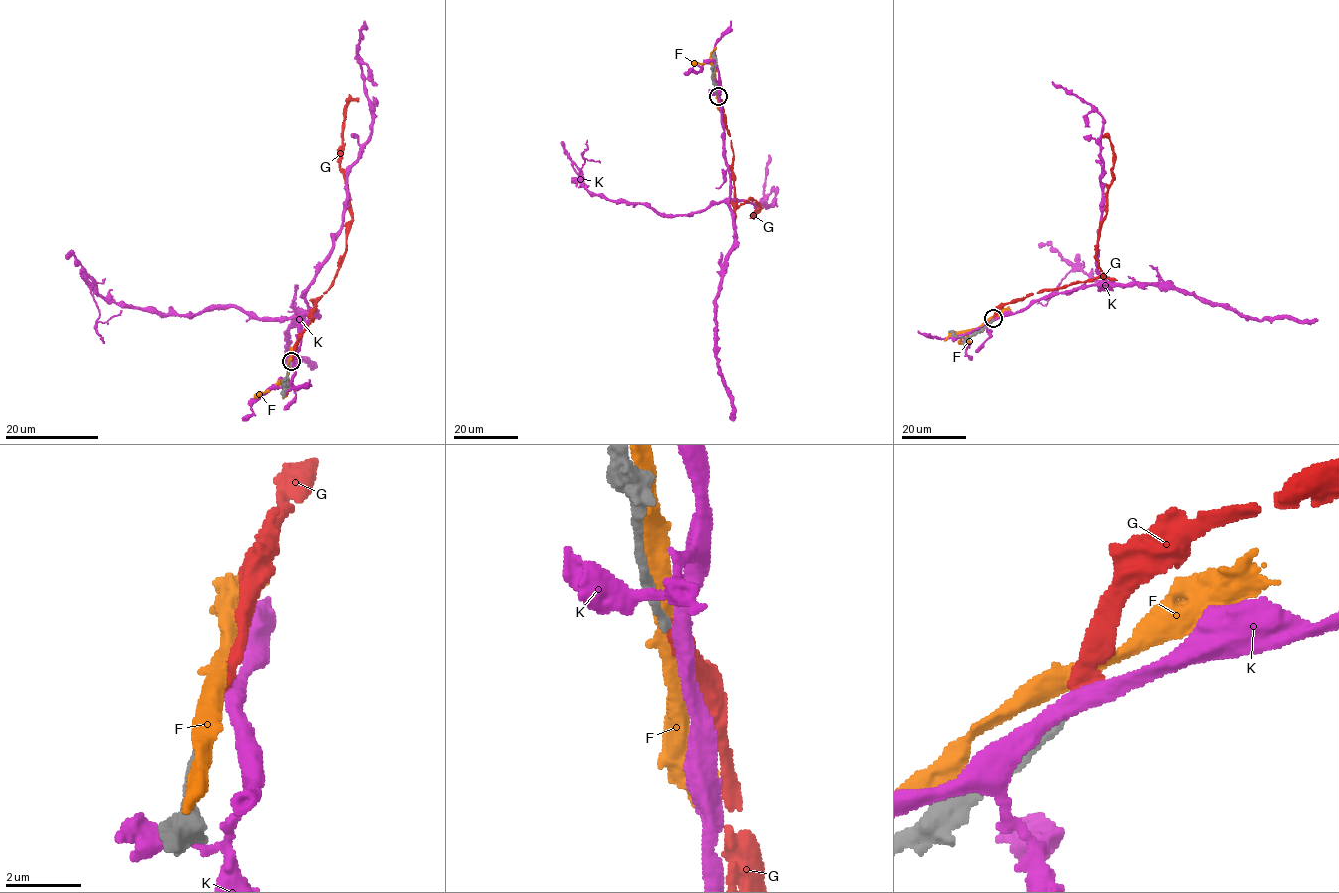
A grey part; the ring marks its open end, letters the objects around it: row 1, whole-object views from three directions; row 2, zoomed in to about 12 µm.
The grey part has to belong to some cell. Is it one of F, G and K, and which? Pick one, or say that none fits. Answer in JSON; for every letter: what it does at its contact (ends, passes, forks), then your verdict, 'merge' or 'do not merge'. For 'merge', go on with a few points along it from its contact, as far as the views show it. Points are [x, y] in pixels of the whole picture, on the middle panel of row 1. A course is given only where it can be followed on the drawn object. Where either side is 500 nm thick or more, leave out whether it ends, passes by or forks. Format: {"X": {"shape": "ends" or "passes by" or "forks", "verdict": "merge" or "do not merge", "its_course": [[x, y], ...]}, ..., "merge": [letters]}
{"F": {"shape": "passes by", "verdict": "do not merge"}, "G": {"shape": "ends", "verdict": "merge", "its_course": [[718, 96], [733, 153], [736, 203], [738, 205], [754, 199], [760, 205], [752, 215], [754, 216], [765, 205]]}, "K": {"shape": "passes by", "verdict": "do not merge"}, "merge": ["G"]}

